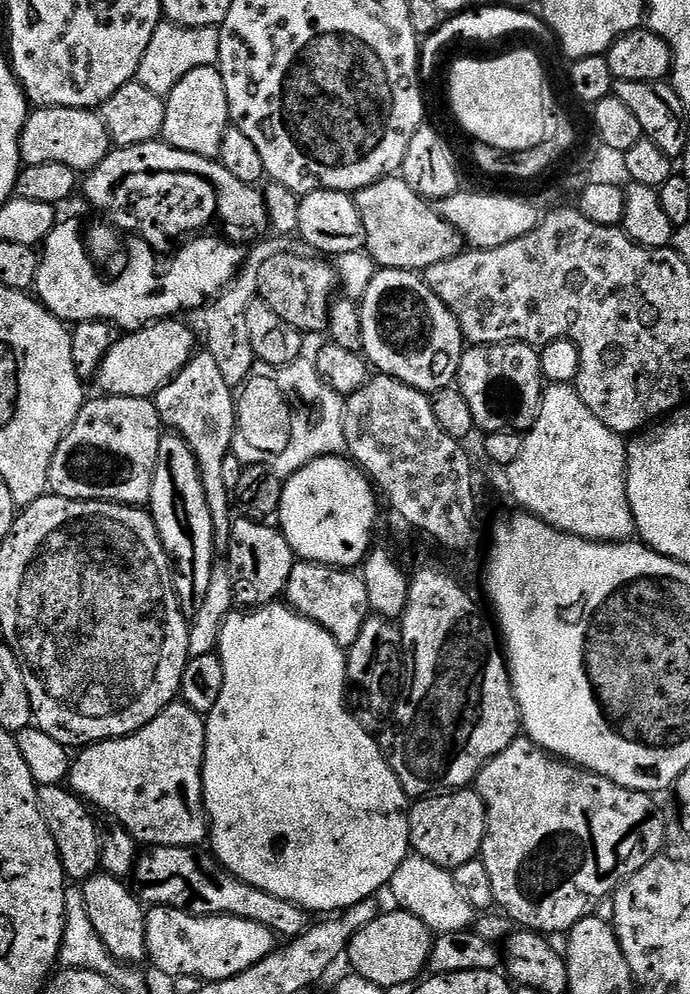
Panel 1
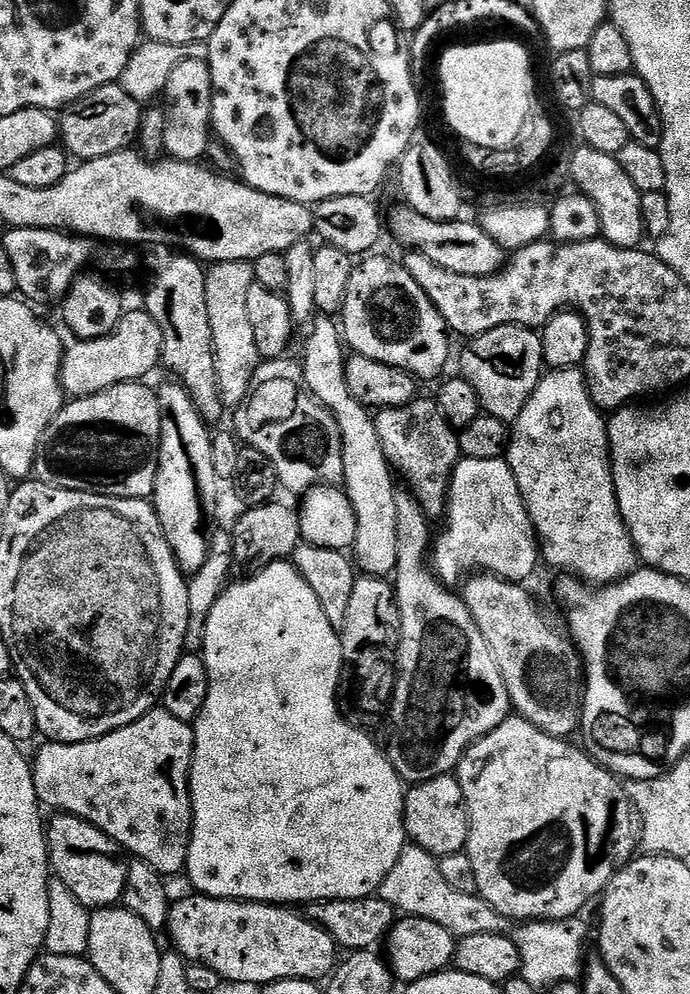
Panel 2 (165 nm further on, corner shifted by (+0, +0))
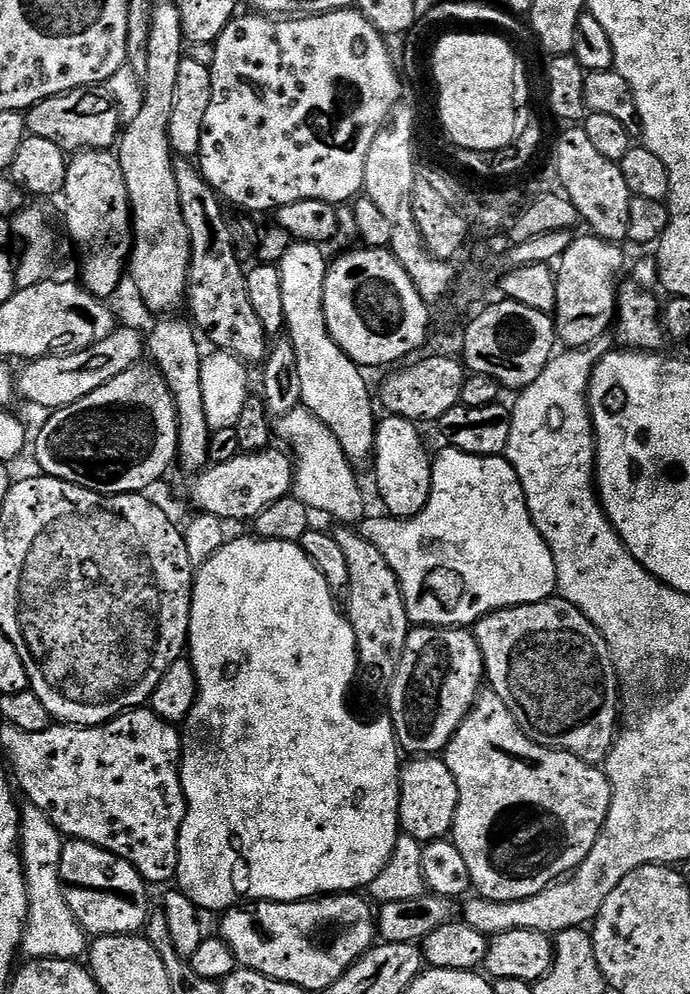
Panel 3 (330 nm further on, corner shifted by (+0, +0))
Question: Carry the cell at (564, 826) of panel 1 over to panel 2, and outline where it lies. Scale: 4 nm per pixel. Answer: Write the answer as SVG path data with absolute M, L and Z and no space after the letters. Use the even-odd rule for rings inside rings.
M511 715L503 720L490 734L476 740L460 759L456 767L455 777L462 786L464 801L468 807L468 847L466 849L470 862L474 862L474 875L478 878L478 895L500 916L513 922L527 922L530 920L565 920L571 916L580 916L583 908L603 893L605 886L612 881L613 876L637 855L642 844L642 829L640 816L636 807L632 805L625 785L613 776L603 764L588 756L580 748L575 748L572 742L559 736L551 736L538 726L534 726L523 716Z

